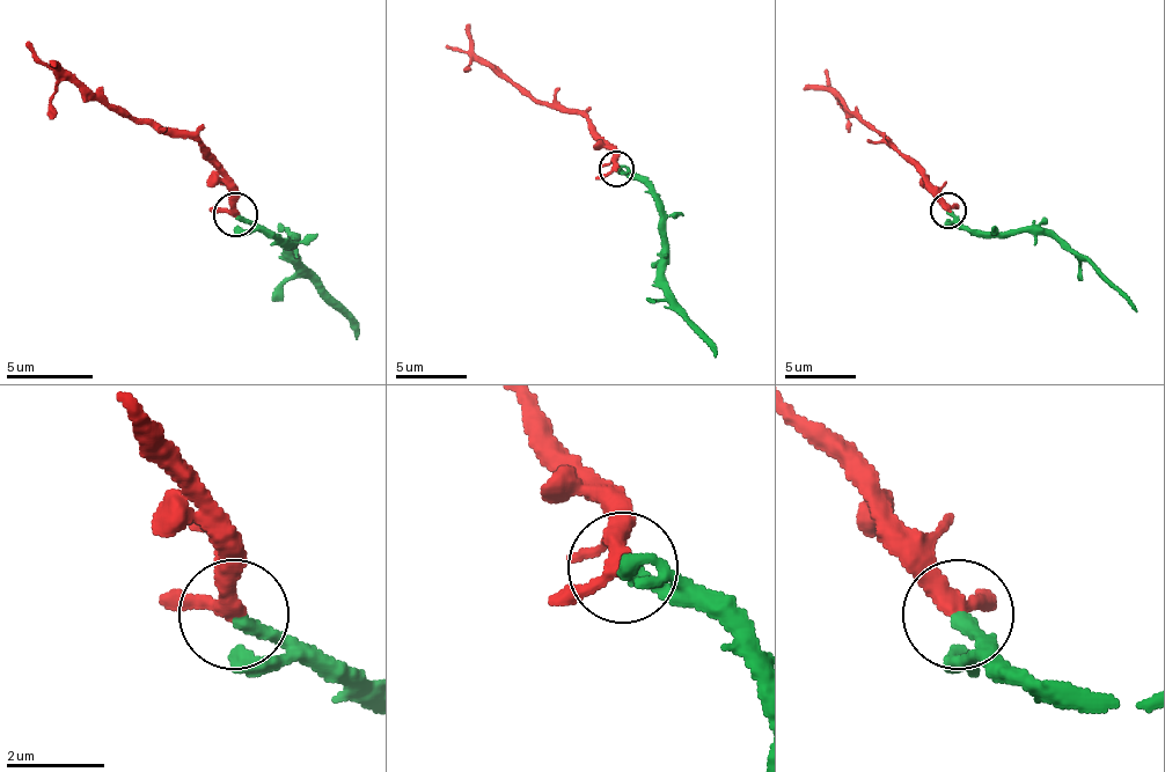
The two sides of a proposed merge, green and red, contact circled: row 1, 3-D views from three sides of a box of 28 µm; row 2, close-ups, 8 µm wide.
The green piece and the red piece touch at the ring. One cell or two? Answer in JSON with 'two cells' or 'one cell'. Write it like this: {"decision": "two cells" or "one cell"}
{"decision": "one cell"}

